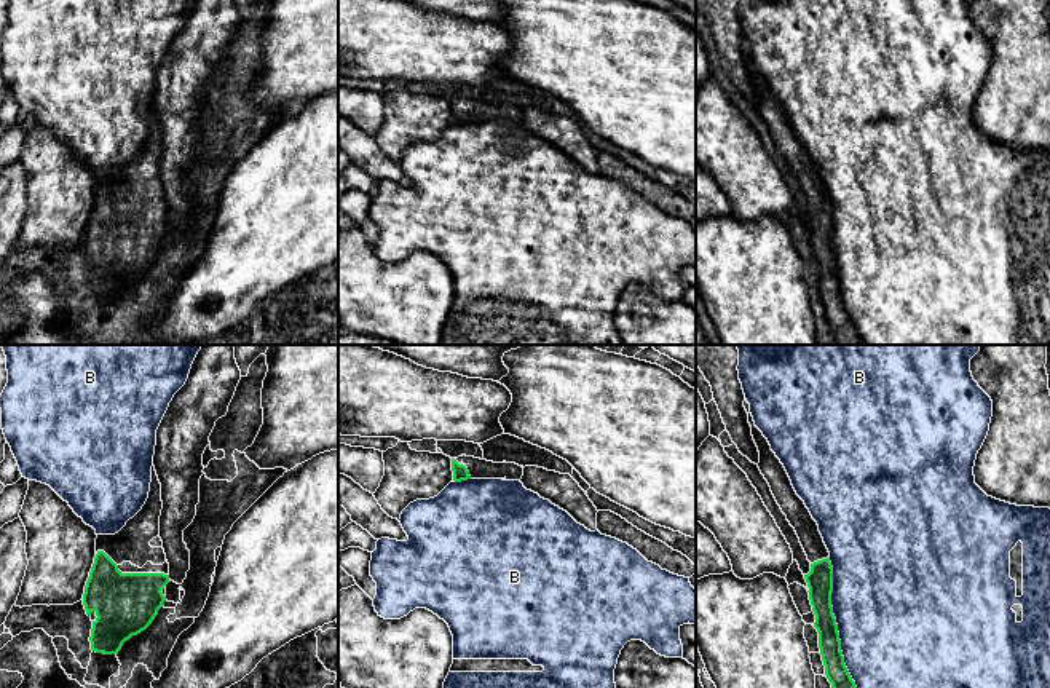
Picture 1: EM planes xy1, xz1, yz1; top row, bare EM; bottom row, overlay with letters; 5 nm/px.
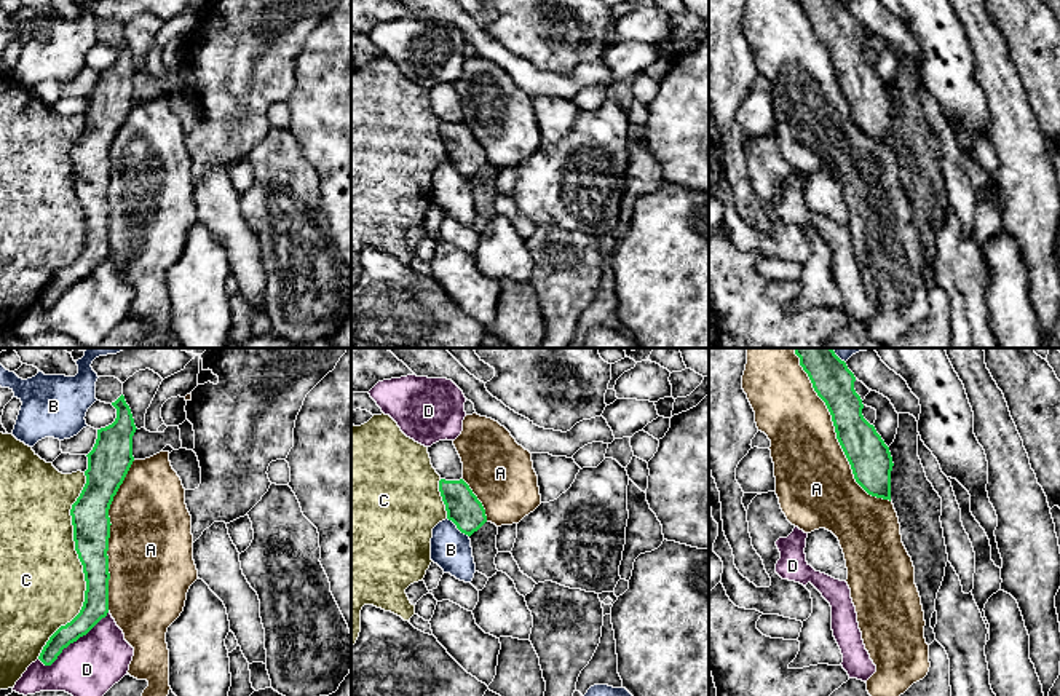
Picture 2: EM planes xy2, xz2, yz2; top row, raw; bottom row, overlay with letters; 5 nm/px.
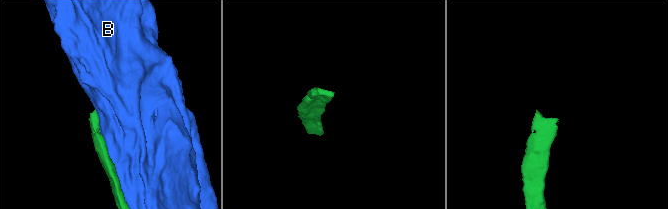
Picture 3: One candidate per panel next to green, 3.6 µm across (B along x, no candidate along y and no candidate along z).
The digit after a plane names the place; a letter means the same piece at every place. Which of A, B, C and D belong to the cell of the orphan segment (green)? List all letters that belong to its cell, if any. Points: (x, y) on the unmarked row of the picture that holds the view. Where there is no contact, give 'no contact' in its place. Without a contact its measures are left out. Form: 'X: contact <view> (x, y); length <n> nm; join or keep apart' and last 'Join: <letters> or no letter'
A: contact yz2 (837, 79); length 850 nm; keep apart
B: contact yz1 (836, 272); length 750 nm; keep apart
C: contact xy2 (83, 209); length 950 nm; keep apart
D: contact xy2 (72, 284); length 440 nm; keep apart
Join: no letter

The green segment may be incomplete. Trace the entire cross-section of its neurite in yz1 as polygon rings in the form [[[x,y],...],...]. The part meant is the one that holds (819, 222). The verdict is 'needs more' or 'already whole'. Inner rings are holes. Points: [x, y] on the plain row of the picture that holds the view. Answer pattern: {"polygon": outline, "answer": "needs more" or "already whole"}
{"polygon": [[[747,42],[744,43],[744,49],[748,56],[752,78],[760,94],[758,110],[768,123],[787,163],[795,171],[807,203],[811,204],[811,214],[804,217],[804,222],[815,257],[814,270],[819,275],[819,291],[825,308],[825,318],[836,335],[838,345],[863,345],[844,306],[841,294],[838,267],[831,249],[833,209],[830,195],[819,174],[817,164],[812,161],[804,144],[796,137],[784,107],[771,93],[768,81],[755,69]]], "answer": "needs more"}

